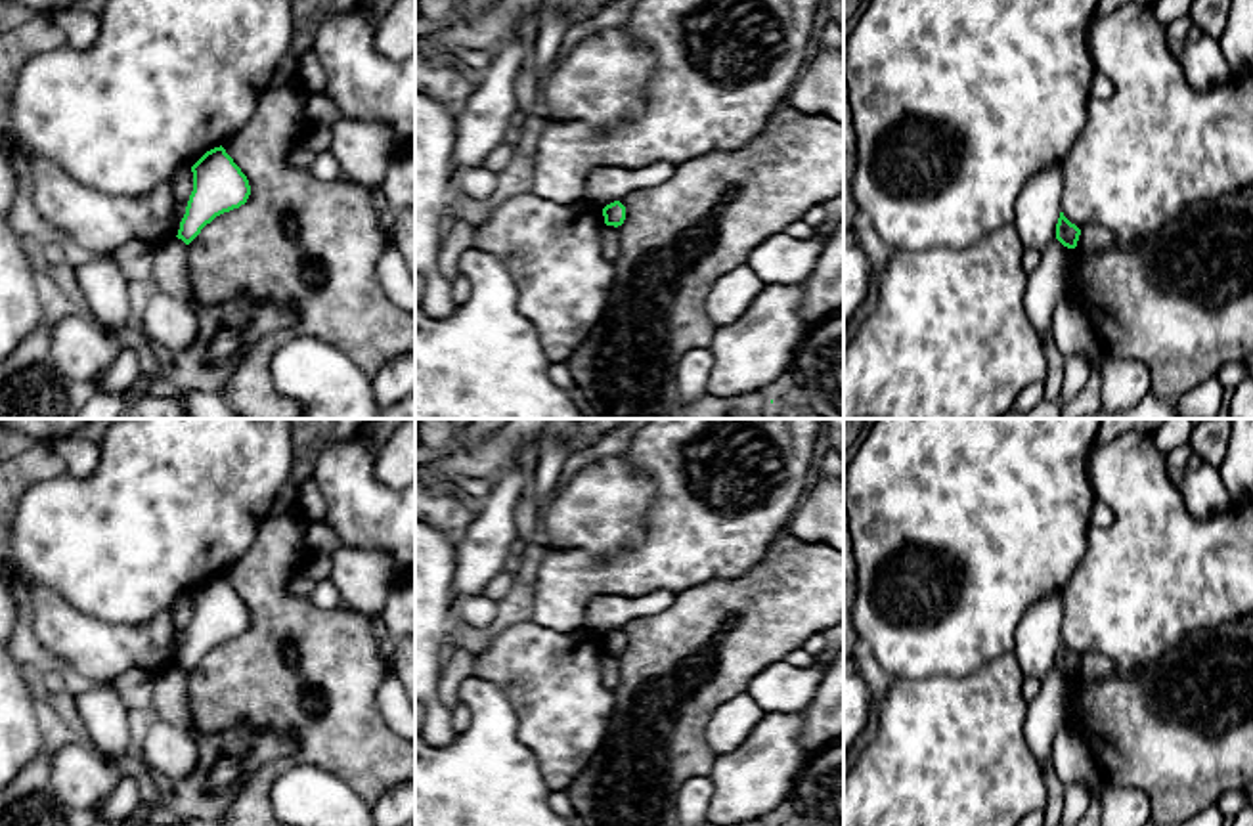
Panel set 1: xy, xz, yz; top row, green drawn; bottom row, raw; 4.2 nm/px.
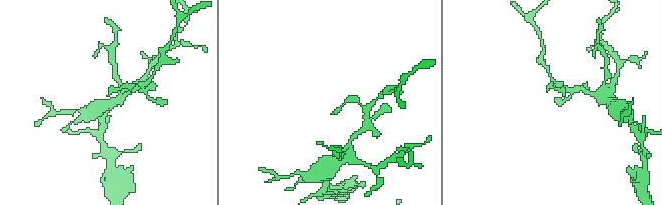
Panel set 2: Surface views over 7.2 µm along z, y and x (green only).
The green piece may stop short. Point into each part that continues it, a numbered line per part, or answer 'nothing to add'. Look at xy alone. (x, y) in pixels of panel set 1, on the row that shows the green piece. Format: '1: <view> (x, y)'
nothing to add

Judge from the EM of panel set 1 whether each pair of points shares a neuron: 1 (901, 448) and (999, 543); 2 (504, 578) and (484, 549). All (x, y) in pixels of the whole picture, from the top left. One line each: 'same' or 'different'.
1: same
2: different

